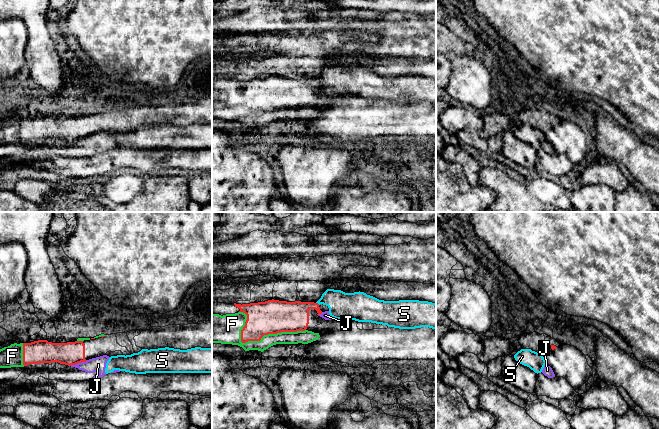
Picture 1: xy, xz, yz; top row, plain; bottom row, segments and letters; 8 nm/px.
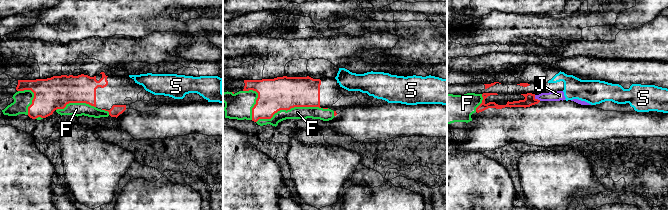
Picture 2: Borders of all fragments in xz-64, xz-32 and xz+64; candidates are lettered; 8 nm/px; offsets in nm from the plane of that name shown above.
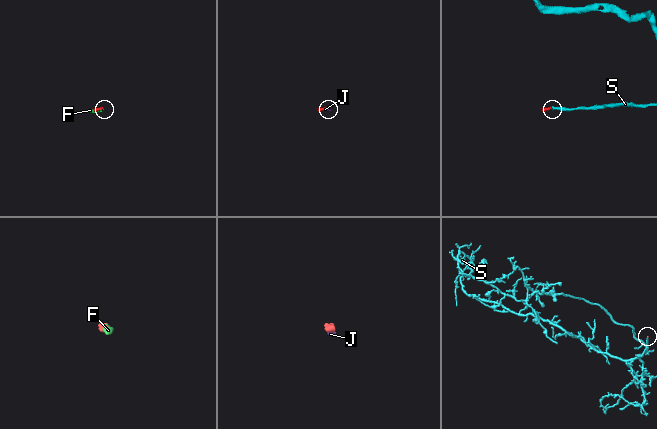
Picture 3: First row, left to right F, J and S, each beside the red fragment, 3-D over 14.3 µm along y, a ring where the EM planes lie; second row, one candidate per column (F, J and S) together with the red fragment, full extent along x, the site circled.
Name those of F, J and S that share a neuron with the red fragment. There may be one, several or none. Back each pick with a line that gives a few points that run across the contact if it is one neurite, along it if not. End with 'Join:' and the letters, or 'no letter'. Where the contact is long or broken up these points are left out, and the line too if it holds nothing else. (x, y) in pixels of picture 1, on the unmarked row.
Join: F

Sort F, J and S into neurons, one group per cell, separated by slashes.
F / J S

